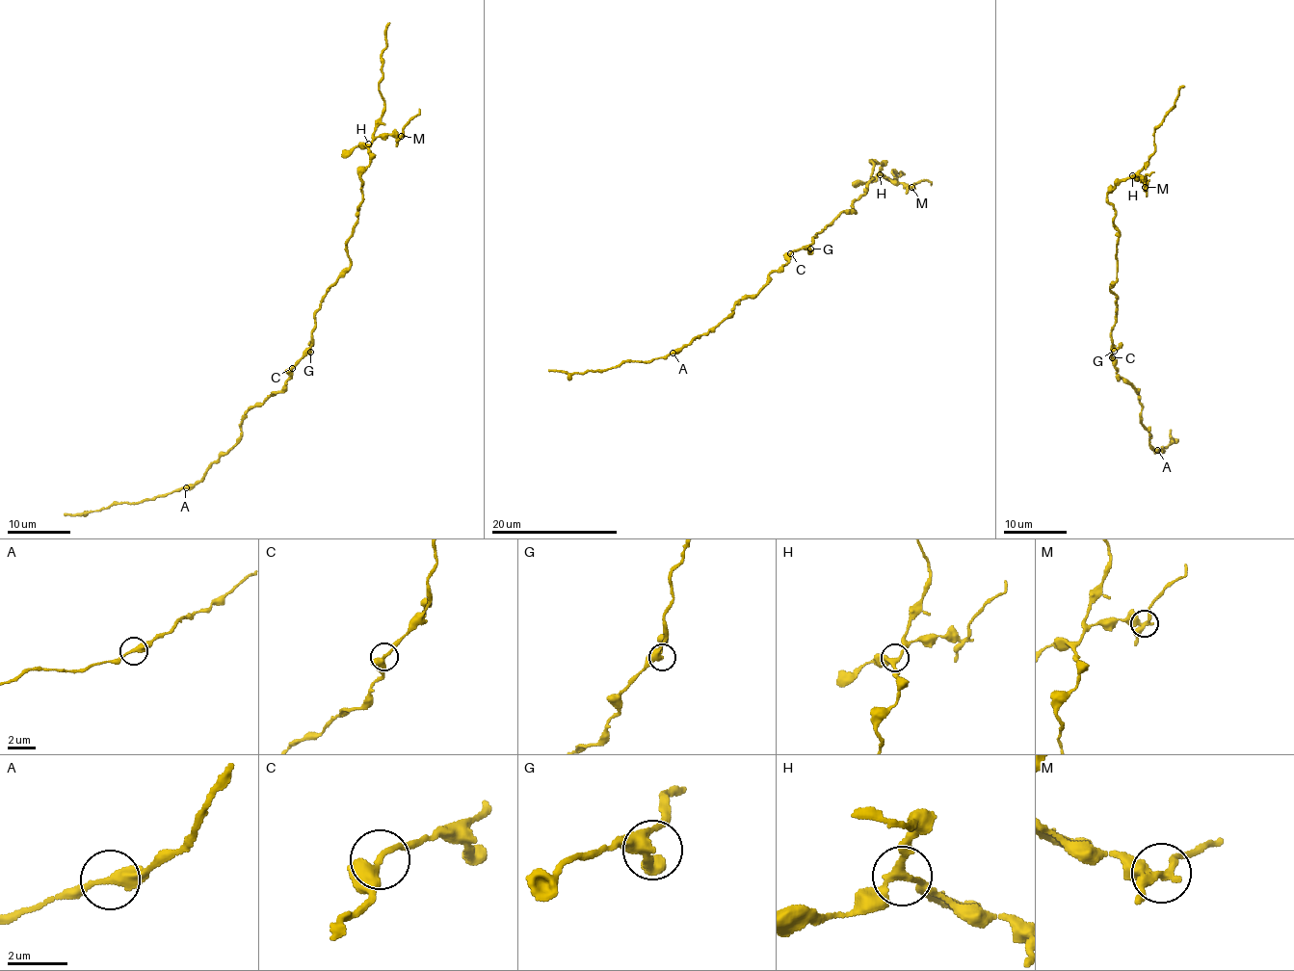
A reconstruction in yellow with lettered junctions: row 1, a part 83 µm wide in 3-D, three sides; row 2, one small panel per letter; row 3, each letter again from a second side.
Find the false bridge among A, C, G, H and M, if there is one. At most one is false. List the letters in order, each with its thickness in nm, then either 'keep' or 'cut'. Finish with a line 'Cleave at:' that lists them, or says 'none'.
A: 340 nm | keep
C: 320 nm | keep
G: 360 nm | keep
H: 240 nm | keep
M: 320 nm | cut
Cleave at: M

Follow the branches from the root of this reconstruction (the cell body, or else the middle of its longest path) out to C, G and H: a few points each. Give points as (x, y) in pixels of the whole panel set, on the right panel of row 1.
C: (1110, 335), (1112, 357)
G: (1110, 335), (1114, 351)
H: (1110, 335), (1117, 313), (1116, 294), (1109, 286), (1116, 281), (1119, 229), (1107, 193), (1132, 175)

